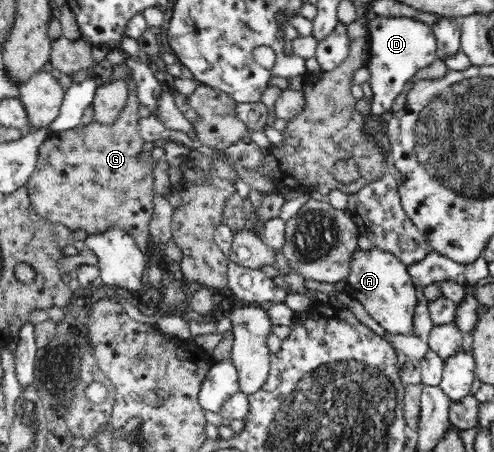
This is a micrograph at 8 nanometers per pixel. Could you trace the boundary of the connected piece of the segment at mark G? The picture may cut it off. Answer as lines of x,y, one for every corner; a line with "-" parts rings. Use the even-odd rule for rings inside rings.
127,72
124,78
126,85
128,86
128,102
126,106
119,112
117,116
116,122
113,122
111,125
100,124
96,121
92,121
92,123
87,126
79,125
76,128
72,128
70,130
62,130
60,132
55,132
54,136
50,139
46,140
42,146
40,146
39,152
39,160
37,162
36,170
30,180
25,184
26,191
28,191
28,196
30,199
30,204
32,205
32,209
36,211
36,214
43,219
52,221
55,224
64,225
67,229
73,230
85,230
87,234
100,234
110,229
120,229
124,231
124,233
128,233
128,235
134,238
138,248
146,254
149,250
149,228
148,224
150,222
151,209
154,206
154,194
153,194
153,171
142,162
142,160
138,160
138,155
142,152
142,146
144,146
145,140
140,137
140,133
138,133
138,120
140,120
140,113
138,113
138,107
141,105
140,100
138,99
138,93
136,90
136,83
132,76

